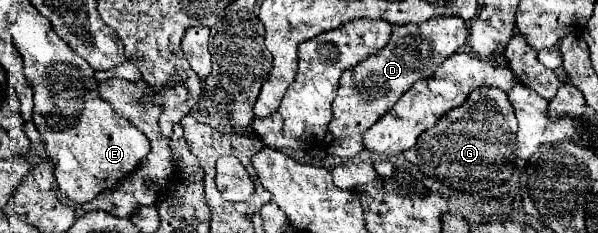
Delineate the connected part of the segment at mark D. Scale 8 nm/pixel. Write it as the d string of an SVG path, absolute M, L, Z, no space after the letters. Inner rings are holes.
M444 16L424 24L394 26L390 42L378 54L370 54L366 60L342 74L338 96L332 102L334 116L322 142L328 156L354 158L360 154L366 148L364 132L374 126L398 102L398 98L412 88L416 80L432 76L448 56L466 44L466 40L466 22L456 16Z

